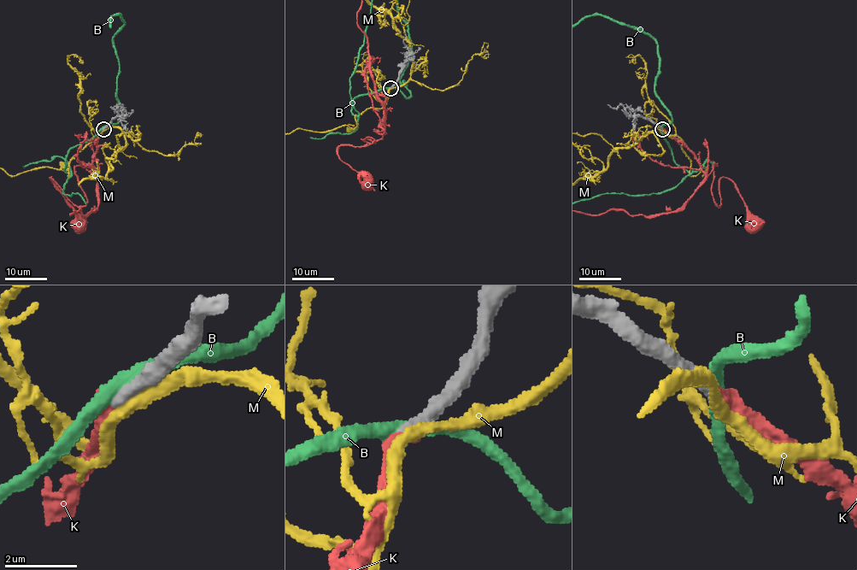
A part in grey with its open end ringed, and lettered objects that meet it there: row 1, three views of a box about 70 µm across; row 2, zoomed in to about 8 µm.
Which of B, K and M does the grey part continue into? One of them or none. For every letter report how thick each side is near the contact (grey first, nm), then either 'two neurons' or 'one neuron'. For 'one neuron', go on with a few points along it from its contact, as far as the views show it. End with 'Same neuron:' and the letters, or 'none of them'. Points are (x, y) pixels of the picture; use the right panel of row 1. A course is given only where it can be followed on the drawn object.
B: calibres 480 and 400 nm; two neurons
K: calibres 400 and 480 nm; one neuron
M: calibres 440 and 340 nm; two neurons
Same neuron: K

